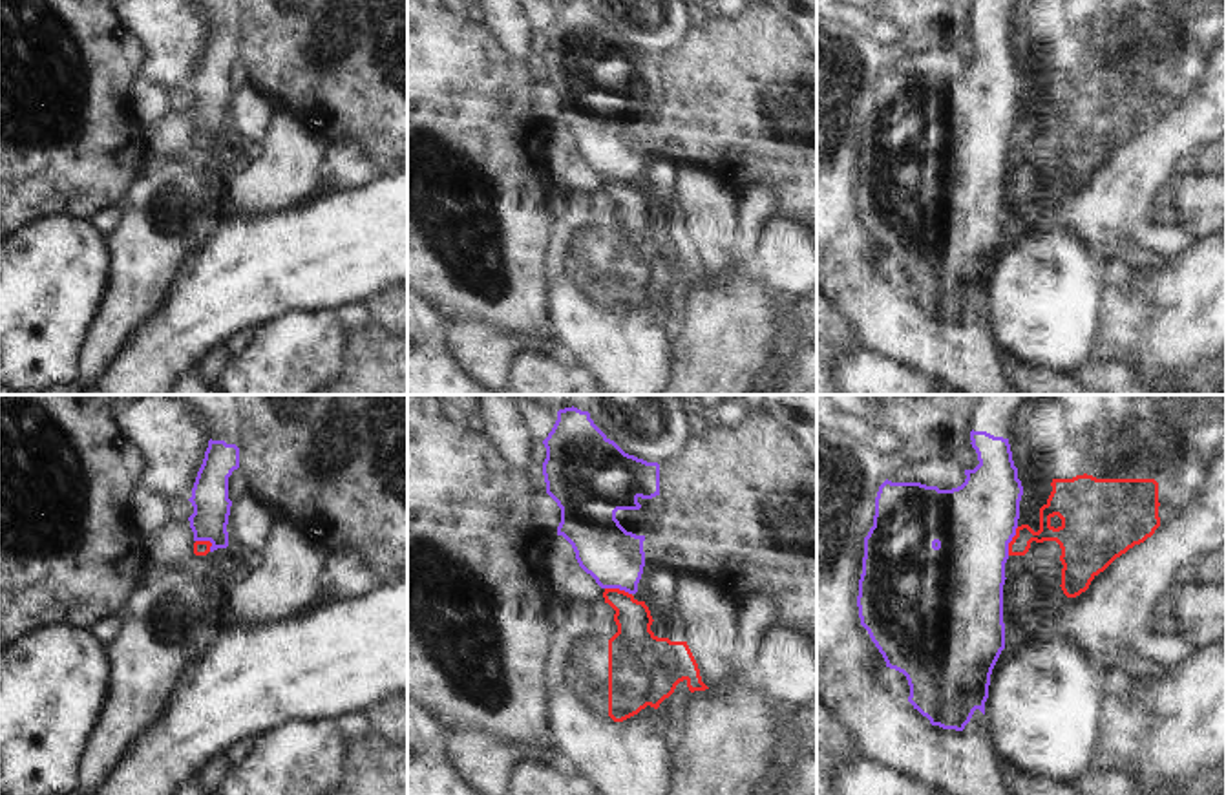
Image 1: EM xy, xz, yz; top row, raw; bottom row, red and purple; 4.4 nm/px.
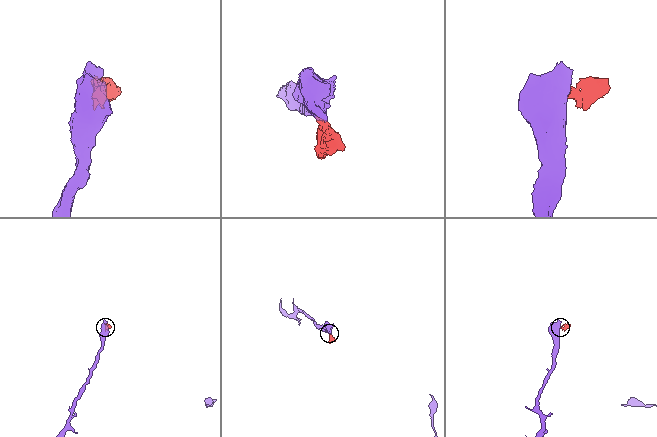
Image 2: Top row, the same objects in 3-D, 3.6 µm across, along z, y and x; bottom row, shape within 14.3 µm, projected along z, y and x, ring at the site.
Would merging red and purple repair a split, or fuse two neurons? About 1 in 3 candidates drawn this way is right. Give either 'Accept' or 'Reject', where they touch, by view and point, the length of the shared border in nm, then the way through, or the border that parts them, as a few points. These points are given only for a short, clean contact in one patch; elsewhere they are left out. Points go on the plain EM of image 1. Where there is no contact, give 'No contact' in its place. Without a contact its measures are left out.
Reject. Touches red at yz (1011, 132). Shared border 140 nm. Boundary: yz (1018, 117), (1007, 145)

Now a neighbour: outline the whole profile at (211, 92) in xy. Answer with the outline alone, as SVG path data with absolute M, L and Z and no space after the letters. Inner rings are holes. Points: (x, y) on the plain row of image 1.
M196 0L208 16L208 38L205 42L203 55L197 62L192 88L194 104L188 108L194 122L194 132L210 132L210 143L228 137L228 106L232 91L228 90L228 68L239 58L239 38L236 31L239 27L239 0Z

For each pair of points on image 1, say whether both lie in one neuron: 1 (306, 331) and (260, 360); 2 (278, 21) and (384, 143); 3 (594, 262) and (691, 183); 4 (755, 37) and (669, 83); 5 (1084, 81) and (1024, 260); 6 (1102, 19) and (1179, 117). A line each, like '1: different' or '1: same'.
1: same
2: same
3: different
4: same
5: different
6: same

